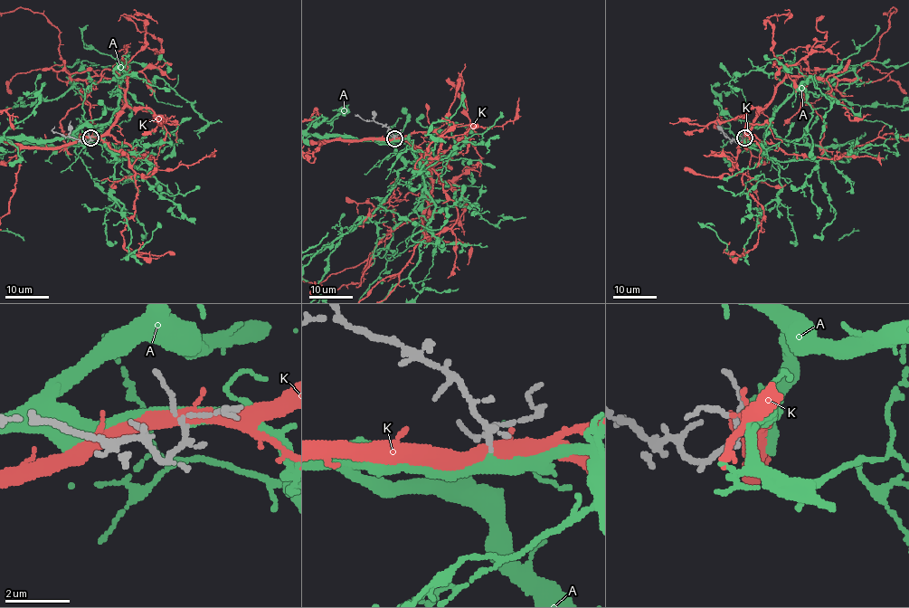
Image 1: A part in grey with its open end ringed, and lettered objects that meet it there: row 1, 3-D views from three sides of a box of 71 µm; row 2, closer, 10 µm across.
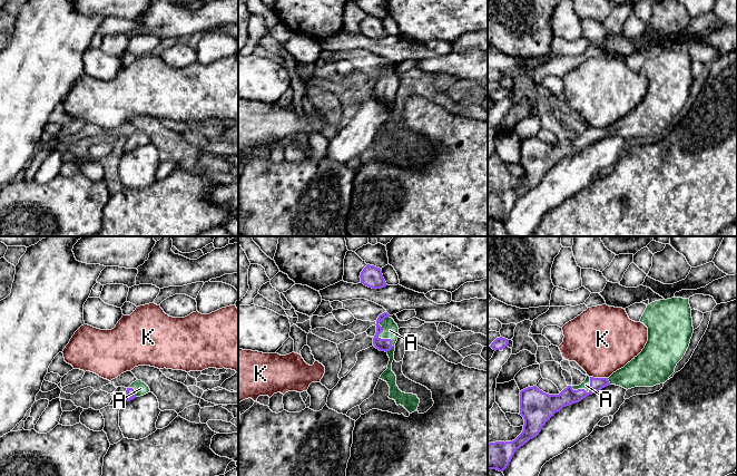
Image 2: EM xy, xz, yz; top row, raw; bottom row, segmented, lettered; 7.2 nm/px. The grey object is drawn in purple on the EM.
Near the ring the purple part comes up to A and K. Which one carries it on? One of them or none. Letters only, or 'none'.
A

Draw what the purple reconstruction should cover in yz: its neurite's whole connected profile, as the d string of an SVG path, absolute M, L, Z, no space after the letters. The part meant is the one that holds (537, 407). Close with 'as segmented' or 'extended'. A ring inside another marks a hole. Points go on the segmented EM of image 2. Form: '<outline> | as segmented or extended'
M671 298L655 301L647 305L640 322L648 328L648 341L642 351L628 362L623 368L613 372L609 378L593 378L587 376L579 386L568 386L559 395L549 395L537 386L528 387L520 391L520 415L524 419L522 433L512 441L495 441L488 445L488 469L503 472L511 462L514 453L537 437L556 412L563 407L581 401L609 385L620 386L625 389L635 387L654 387L665 383L675 372L677 363L685 356L694 333L691 308L689 299Z | extended

